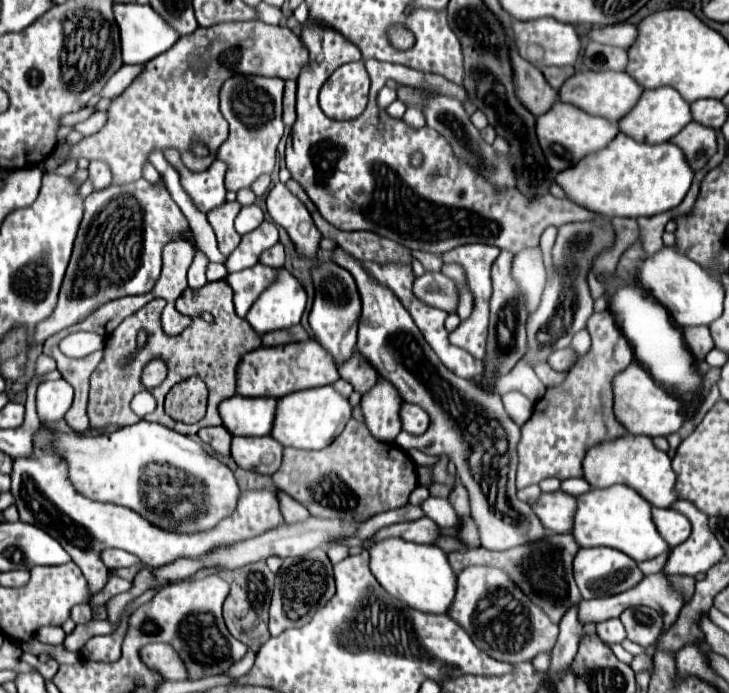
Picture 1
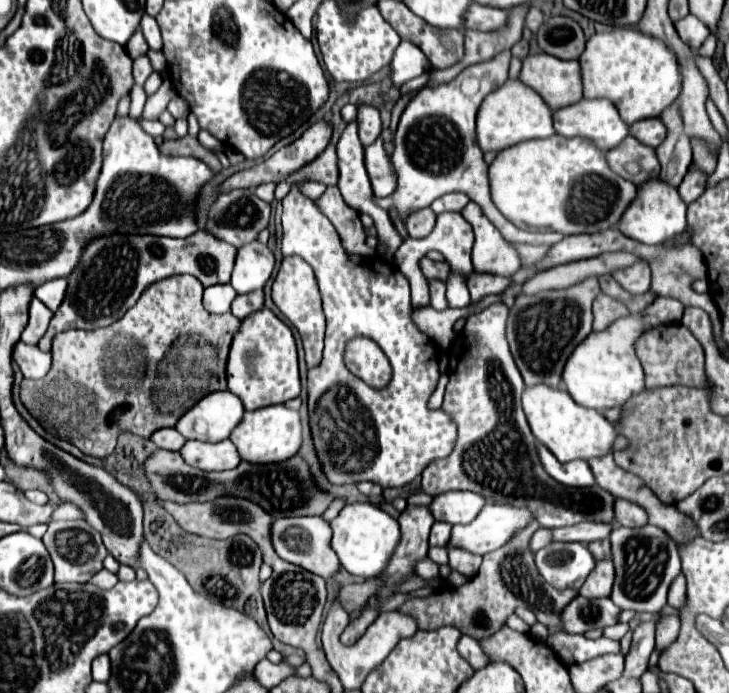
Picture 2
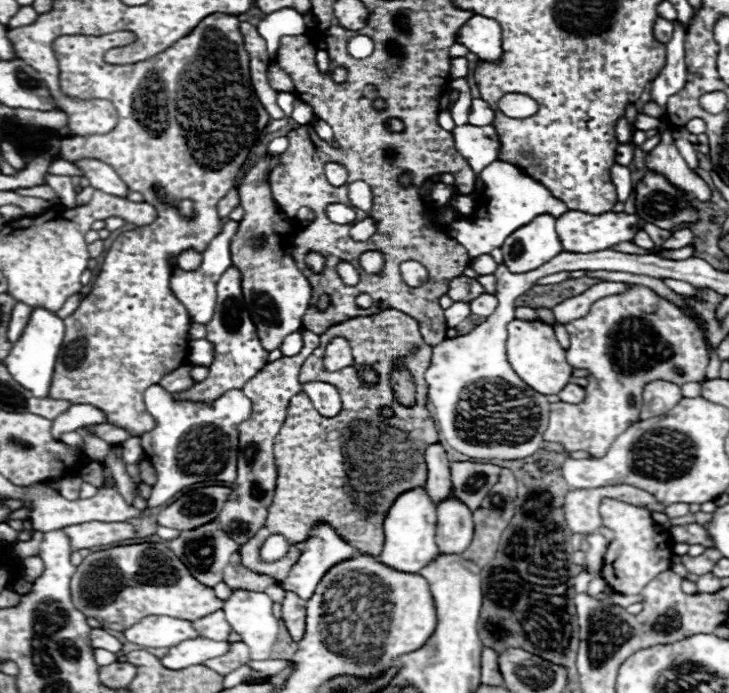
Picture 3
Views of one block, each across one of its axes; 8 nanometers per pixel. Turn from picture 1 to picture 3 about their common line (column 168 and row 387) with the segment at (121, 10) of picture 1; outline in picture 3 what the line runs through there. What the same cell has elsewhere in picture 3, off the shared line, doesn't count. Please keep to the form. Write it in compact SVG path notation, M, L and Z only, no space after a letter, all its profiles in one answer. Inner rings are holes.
M32 308L30 320L28 320L22 336L18 338L18 342L14 342L8 358L4 360L12 378L16 378L18 384L22 384L26 390L30 390L38 398L48 396L48 388L50 388L56 356L62 346L62 338L64 338L62 318L58 318L54 312L50 312L46 308Z

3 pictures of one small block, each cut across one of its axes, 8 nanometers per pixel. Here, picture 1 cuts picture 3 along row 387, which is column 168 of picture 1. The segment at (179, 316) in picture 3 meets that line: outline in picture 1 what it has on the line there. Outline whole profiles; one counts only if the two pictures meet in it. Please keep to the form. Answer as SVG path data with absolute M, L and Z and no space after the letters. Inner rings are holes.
M248 20L198 28L194 34L182 36L170 52L156 56L150 64L144 64L130 88L126 88L126 92L114 98L108 106L108 120L104 128L74 144L66 160L102 160L112 170L112 184L130 184L142 178L142 168L148 162L150 152L174 148L180 152L188 170L202 172L216 160L220 144L228 138L228 122L218 108L218 94L224 80L236 74L296 80L306 64L306 46L300 36L286 26ZM198 138L210 146L210 154L206 158L188 156L188 146Z

